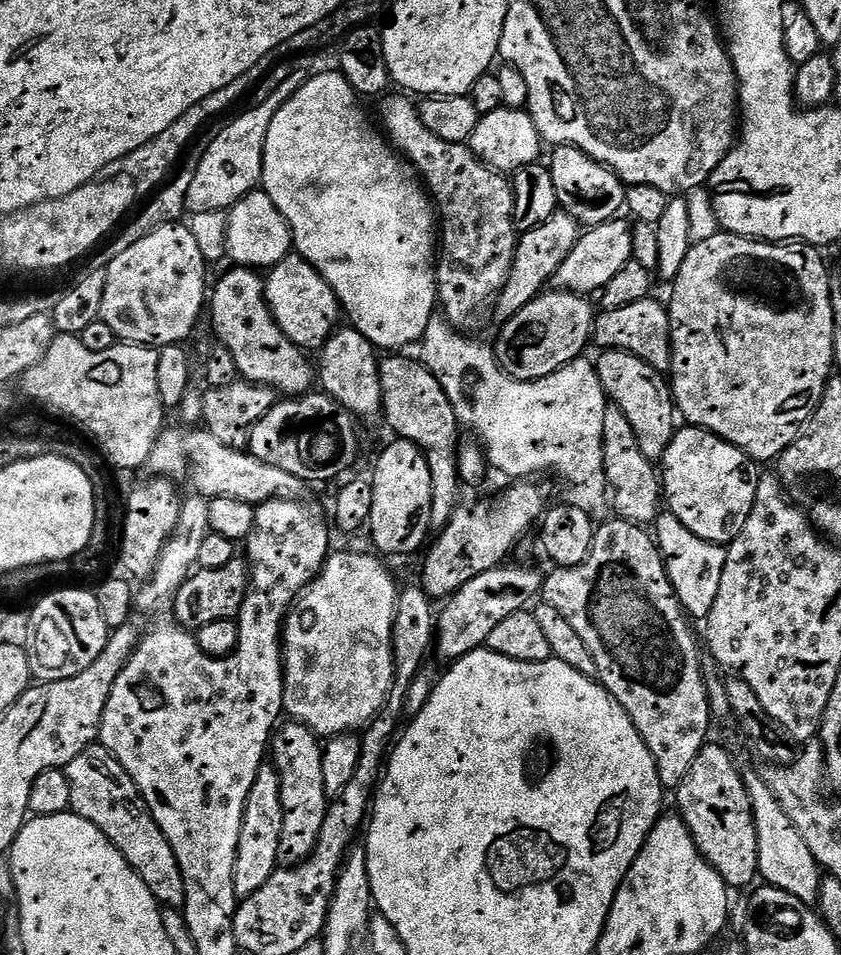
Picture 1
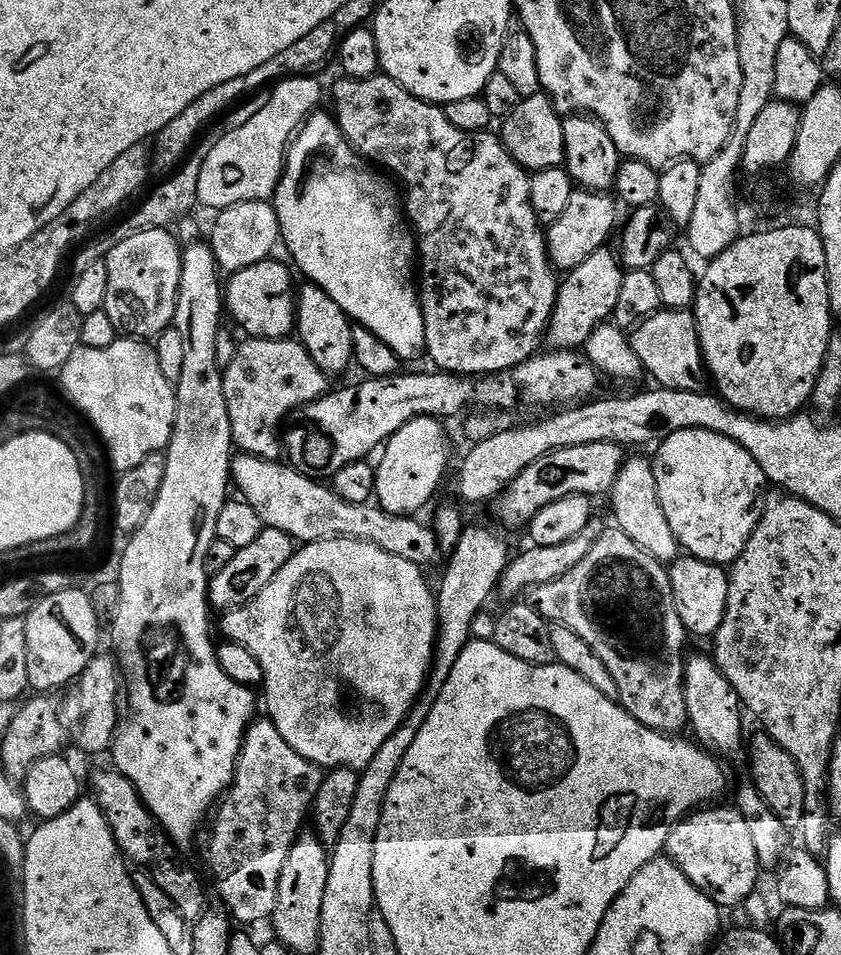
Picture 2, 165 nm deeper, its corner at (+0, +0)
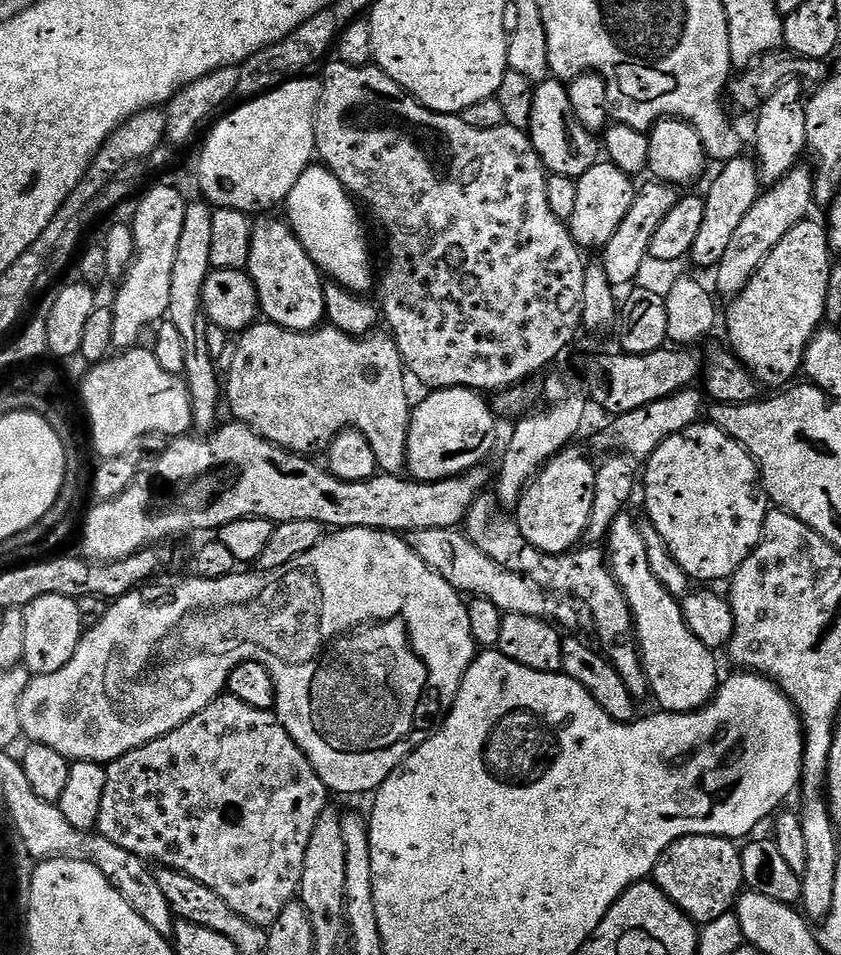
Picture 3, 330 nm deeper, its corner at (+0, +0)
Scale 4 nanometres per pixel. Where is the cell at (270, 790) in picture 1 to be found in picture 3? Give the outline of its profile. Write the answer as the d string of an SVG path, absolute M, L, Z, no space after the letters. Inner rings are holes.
M221 694L206 710L194 714L182 726L178 726L170 734L159 736L146 746L138 746L130 750L130 754L122 754L122 758L111 760L104 769L106 774L106 790L102 790L102 798L98 808L98 818L94 822L101 836L110 838L122 850L130 850L130 854L138 854L138 858L155 862L160 868L170 868L181 876L188 876L194 882L202 882L202 886L210 886L230 910L242 914L246 922L254 922L265 930L278 922L278 914L286 910L286 906L297 899L302 882L302 866L306 863L306 848L310 846L310 836L314 834L314 824L329 807L330 793L328 787L318 778L314 766L308 756L290 738L290 734L282 726L275 711L254 710L254 706L246 706L246 702L238 702L238 698Z

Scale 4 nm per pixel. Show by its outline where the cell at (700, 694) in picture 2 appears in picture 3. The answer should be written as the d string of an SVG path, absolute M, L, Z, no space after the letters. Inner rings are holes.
M631 514L619 516L614 526L610 526L606 555L612 576L626 594L632 610L634 640L640 650L640 660L644 663L651 699L656 699L659 707L666 712L696 712L706 707L712 702L722 680L722 676L716 673L713 649L694 638L690 626L684 621L681 601L671 596L666 586L654 578L640 524Z

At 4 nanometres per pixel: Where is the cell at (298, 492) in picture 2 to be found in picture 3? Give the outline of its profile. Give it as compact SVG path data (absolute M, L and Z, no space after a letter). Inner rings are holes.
M455 528L418 530L407 533L406 539L414 554L418 554L418 558L422 558L426 566L446 578L446 582L450 582L450 586L454 586L461 594L473 592L474 595L489 600L494 607L501 608L499 611L504 614L530 614L543 620L551 618L564 630L576 630L580 624L582 608L575 599L561 598L547 592L528 577L514 570L506 570L506 566L498 566L498 562L482 554L482 550L478 550L478 546L474 546L474 542L470 542L470 538L464 535L463 531Z

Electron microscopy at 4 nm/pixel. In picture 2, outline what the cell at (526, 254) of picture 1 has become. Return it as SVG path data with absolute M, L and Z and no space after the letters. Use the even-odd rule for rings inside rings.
M574 190L570 194L570 202L562 216L546 228L548 257L552 259L552 266L557 273L573 272L578 266L582 266L582 262L586 262L586 258L590 258L590 254L609 243L612 231L613 236L617 231L616 208L618 209L617 201L606 192Z

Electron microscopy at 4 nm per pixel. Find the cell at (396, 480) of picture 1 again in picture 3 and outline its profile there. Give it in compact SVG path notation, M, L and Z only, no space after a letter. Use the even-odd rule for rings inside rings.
M442 388L427 393L421 404L417 403L412 410L410 434L408 435L407 475L413 480L445 480L451 476L460 476L471 468L483 465L484 459L492 452L496 444L497 413L493 405L488 404L483 395L475 388Z

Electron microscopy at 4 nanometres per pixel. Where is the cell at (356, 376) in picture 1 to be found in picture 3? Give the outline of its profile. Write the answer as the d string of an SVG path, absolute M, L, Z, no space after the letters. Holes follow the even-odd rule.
M283 219L255 221L246 269L254 282L263 319L291 332L314 332L325 323L325 277Z

